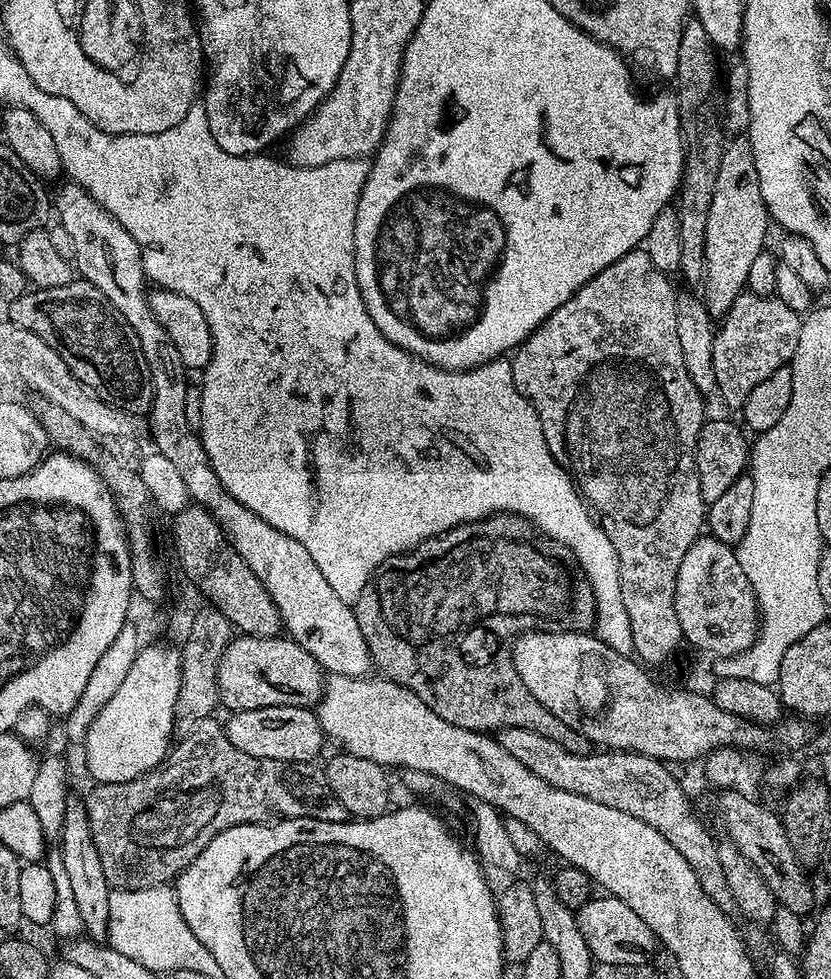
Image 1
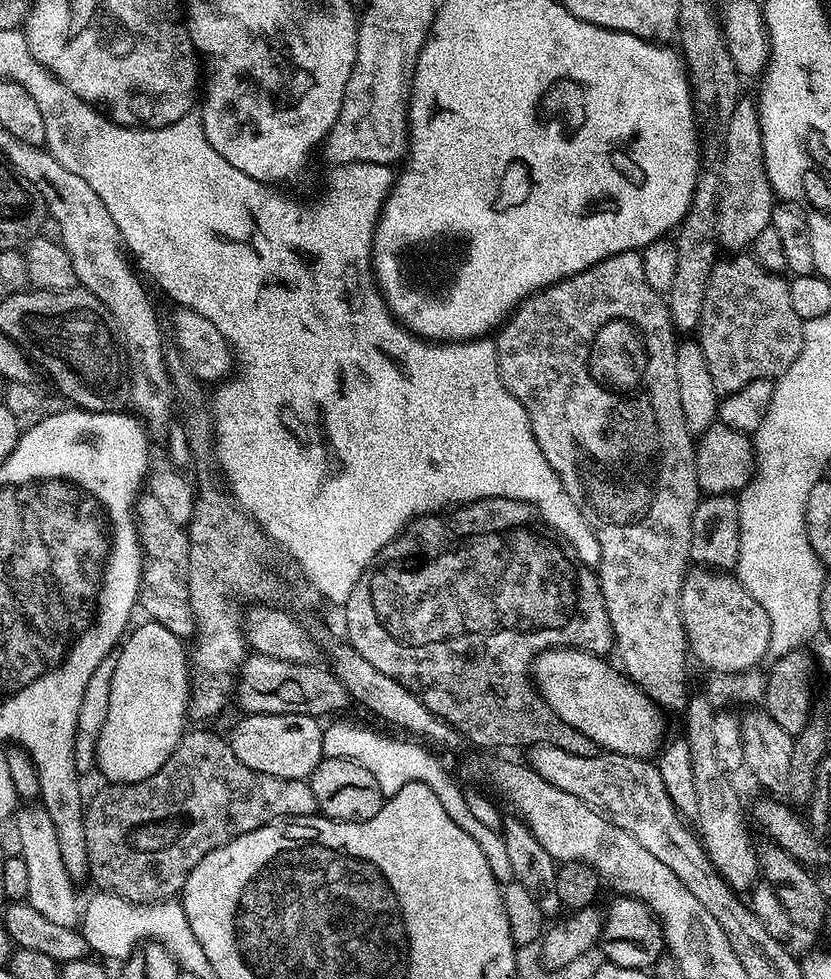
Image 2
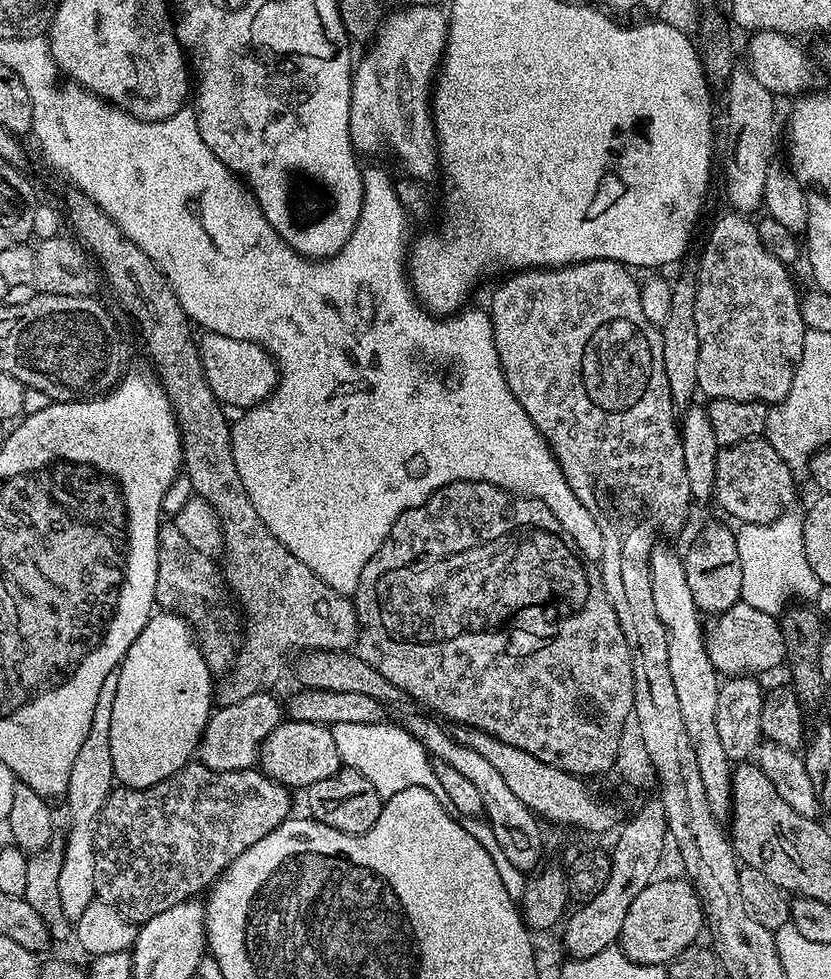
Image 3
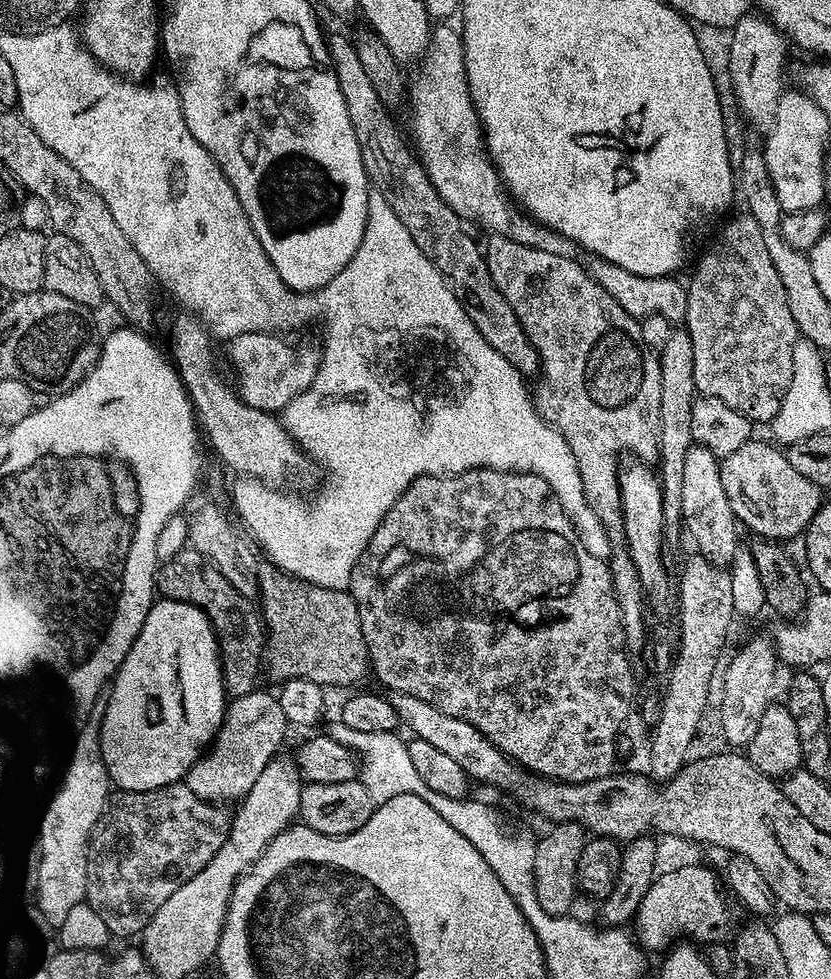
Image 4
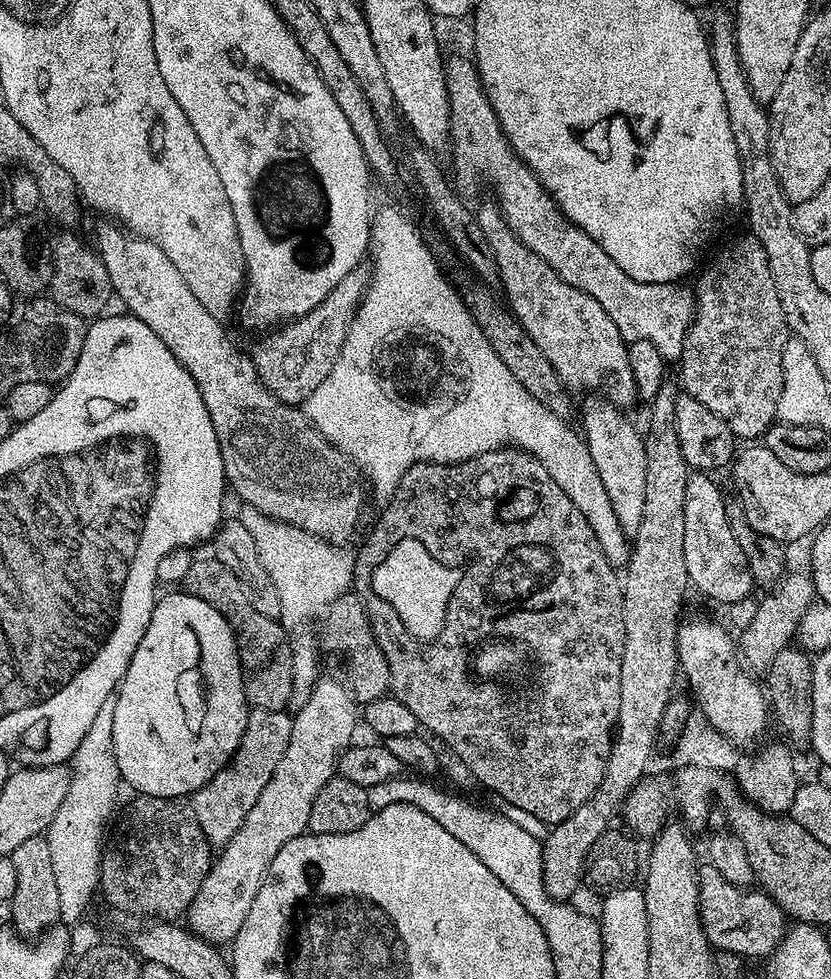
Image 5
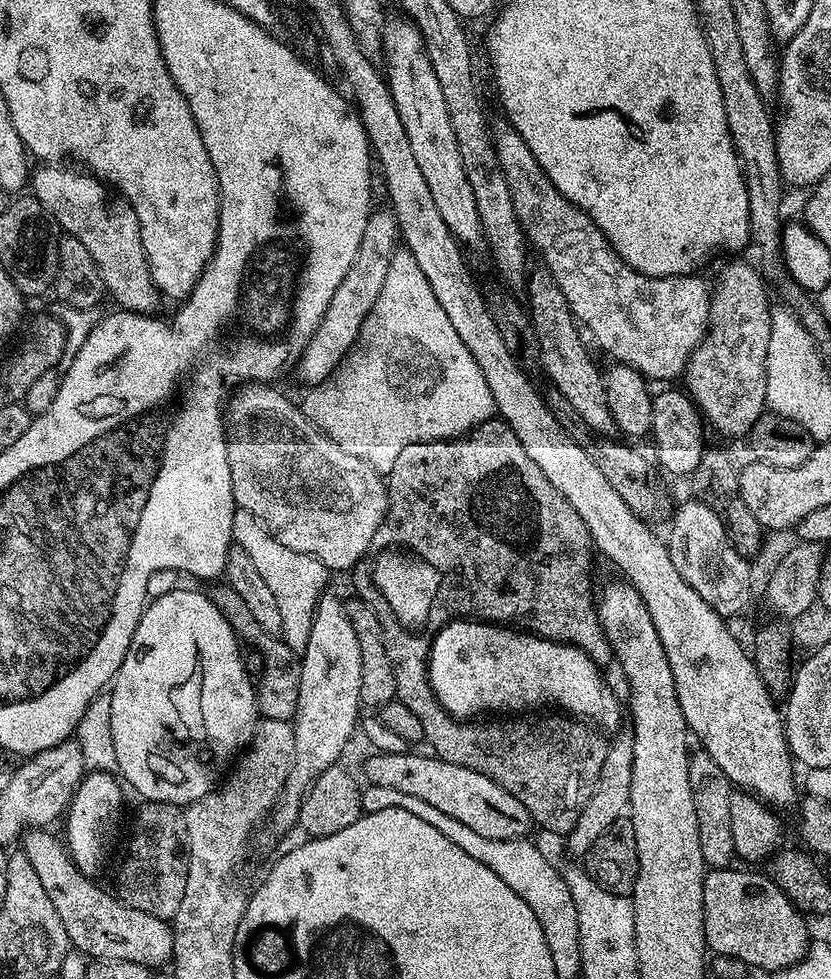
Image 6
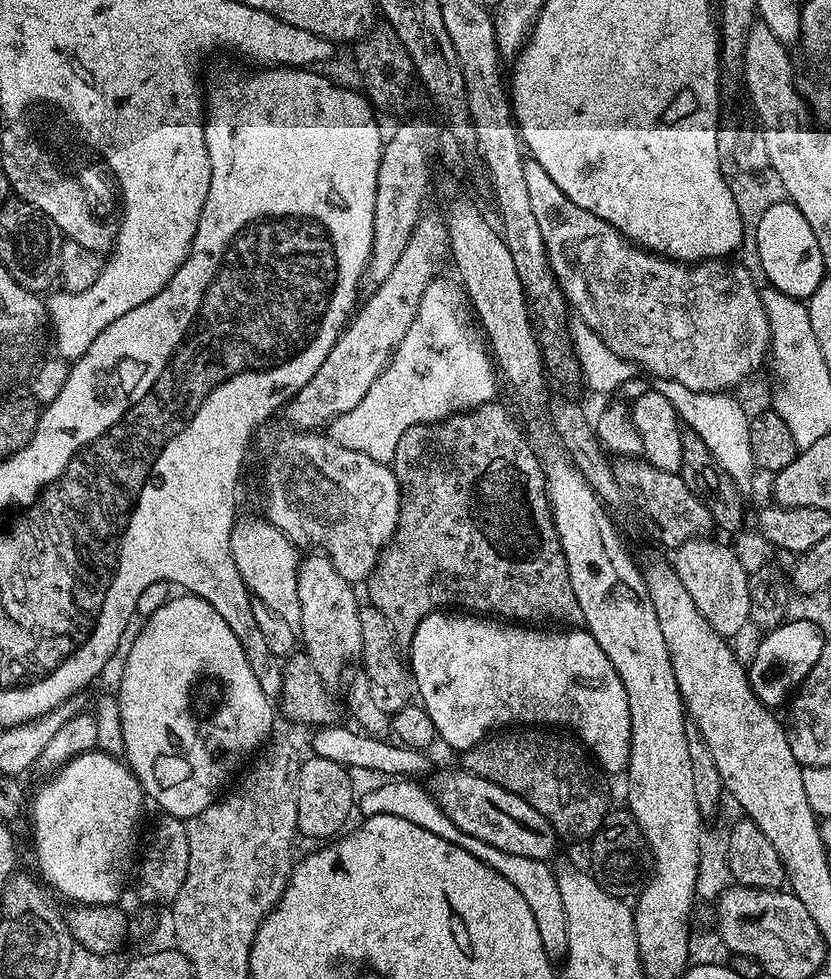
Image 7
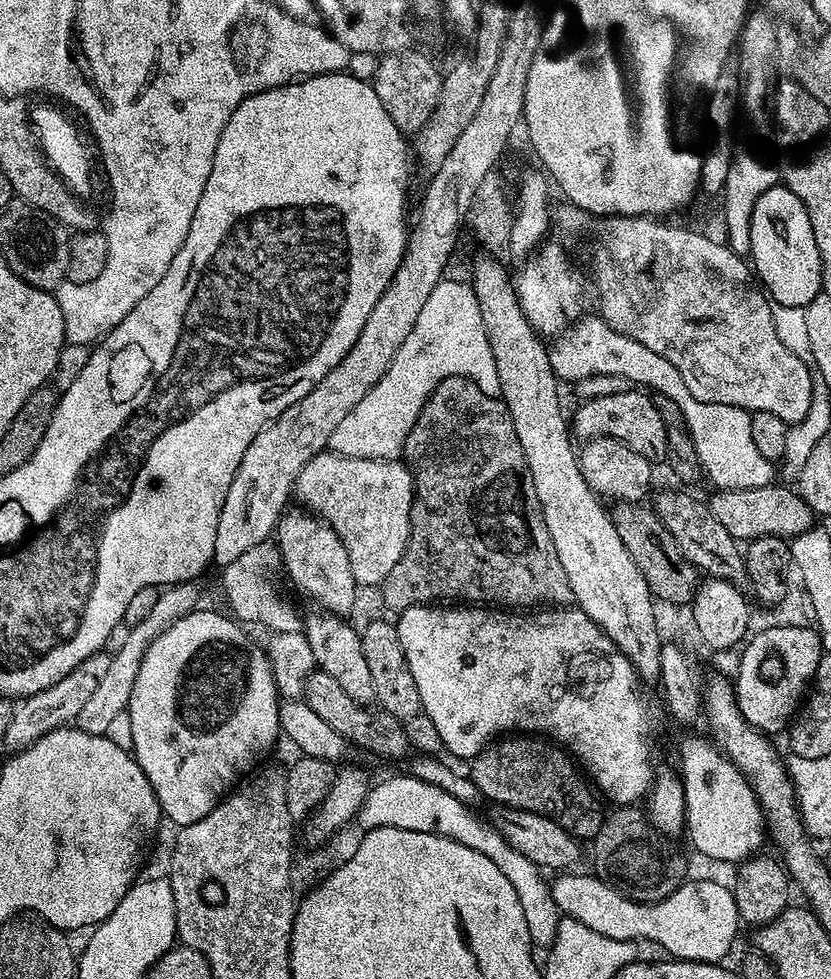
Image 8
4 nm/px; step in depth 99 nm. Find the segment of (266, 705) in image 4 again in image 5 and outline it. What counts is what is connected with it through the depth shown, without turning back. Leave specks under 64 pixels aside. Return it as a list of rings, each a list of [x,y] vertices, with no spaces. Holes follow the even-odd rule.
[[[261,708],[249,711],[248,725],[238,750],[232,755],[232,761],[190,797],[192,812],[209,844],[223,846],[230,842],[230,838],[234,838],[234,834],[238,834],[238,826],[242,826],[254,802],[258,802],[258,794],[266,790],[266,782],[270,782],[274,770],[278,770],[278,762],[282,754],[286,754],[286,746],[290,746],[291,729],[292,716],[287,711]]]

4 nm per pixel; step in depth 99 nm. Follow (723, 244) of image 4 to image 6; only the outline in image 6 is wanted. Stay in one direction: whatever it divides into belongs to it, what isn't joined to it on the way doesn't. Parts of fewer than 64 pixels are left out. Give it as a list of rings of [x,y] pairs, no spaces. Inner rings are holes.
[[[728,264],[721,270],[720,278],[717,280],[716,284],[714,282],[714,289],[712,291],[712,318],[708,327],[708,333],[704,336],[704,341],[692,352],[692,357],[688,360],[688,366],[684,369],[682,380],[683,383],[688,383],[688,385],[686,385],[686,391],[688,395],[692,397],[701,413],[703,413],[709,421],[712,419],[728,436],[747,437],[754,424],[758,422],[760,416],[766,412],[768,402],[766,398],[766,366],[768,365],[767,351],[770,350],[770,326],[772,325],[773,307],[774,301],[768,297],[768,288],[764,285],[764,280],[760,277],[759,270],[752,264]]]

